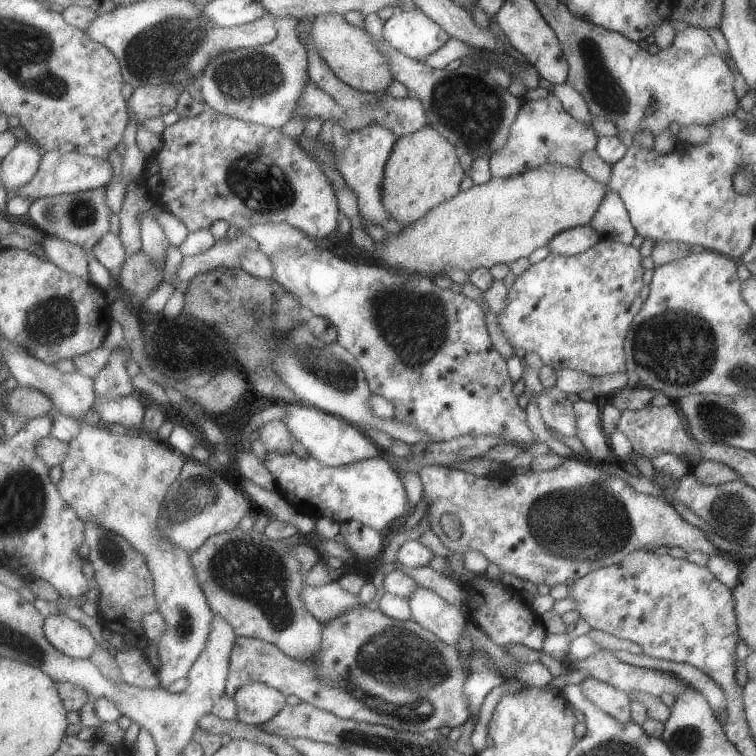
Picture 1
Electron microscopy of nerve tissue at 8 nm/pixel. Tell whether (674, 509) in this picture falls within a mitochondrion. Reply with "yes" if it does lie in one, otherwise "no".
no

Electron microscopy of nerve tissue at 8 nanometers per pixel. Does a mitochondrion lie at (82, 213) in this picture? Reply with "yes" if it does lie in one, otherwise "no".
yes

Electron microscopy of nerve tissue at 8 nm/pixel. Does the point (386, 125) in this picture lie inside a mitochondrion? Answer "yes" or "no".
no

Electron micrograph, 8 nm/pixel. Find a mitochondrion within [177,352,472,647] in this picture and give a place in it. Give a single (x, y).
(246, 567)

